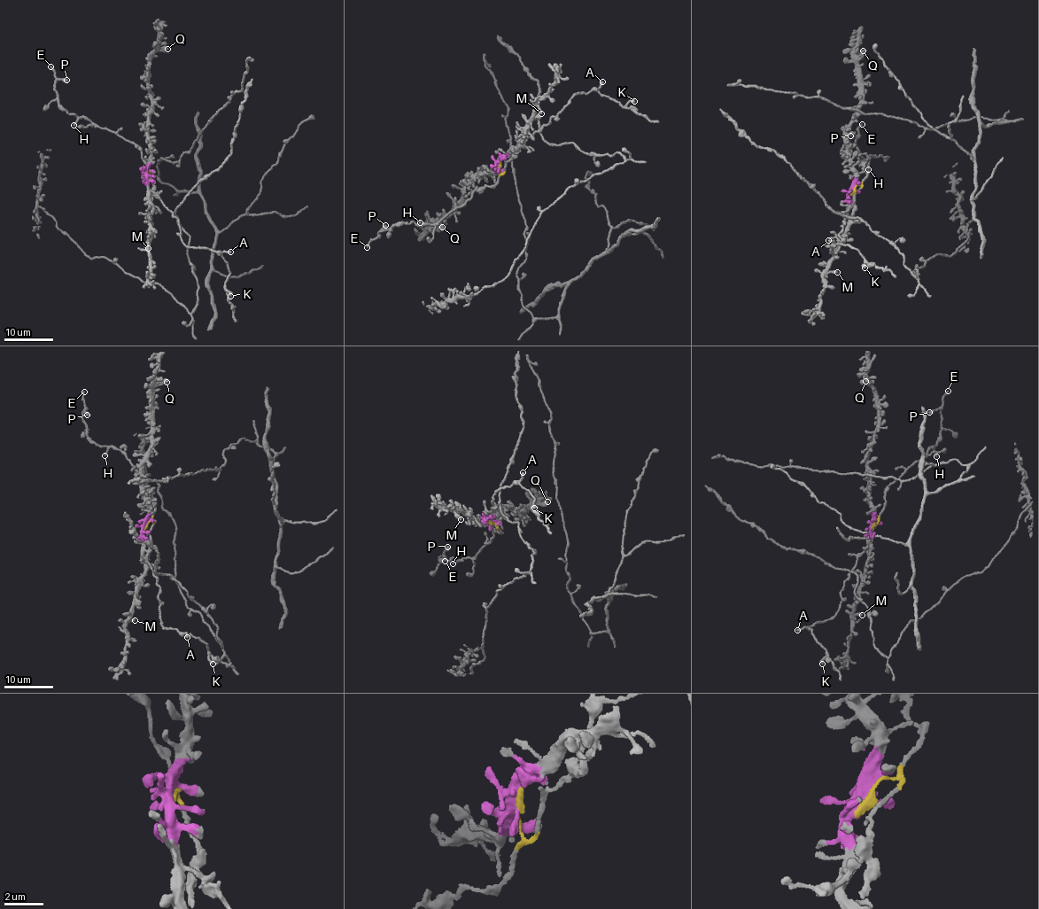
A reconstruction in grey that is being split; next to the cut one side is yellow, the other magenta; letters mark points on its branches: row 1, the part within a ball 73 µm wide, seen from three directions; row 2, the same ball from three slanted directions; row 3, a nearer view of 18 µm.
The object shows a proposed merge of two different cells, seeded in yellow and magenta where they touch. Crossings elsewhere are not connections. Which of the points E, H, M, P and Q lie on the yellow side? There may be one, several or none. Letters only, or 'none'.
E, H, P

